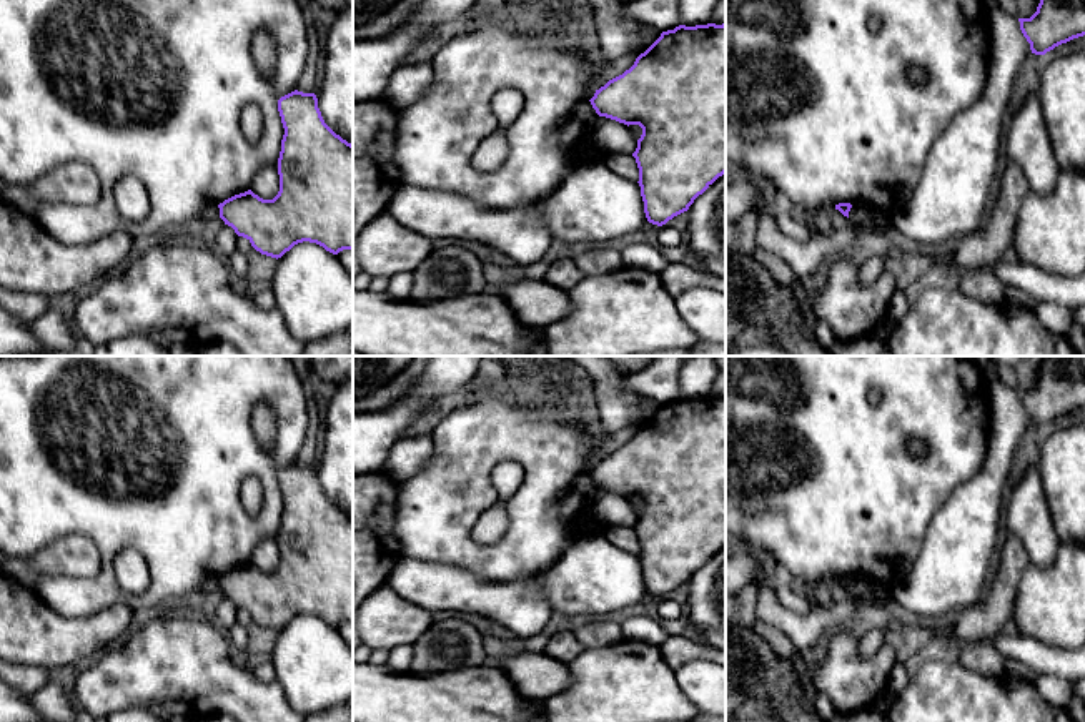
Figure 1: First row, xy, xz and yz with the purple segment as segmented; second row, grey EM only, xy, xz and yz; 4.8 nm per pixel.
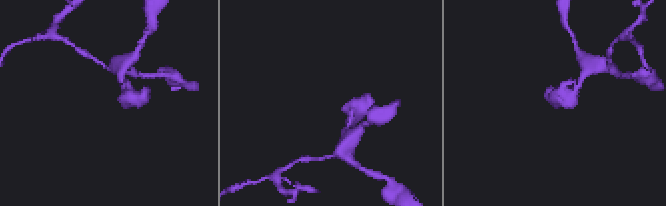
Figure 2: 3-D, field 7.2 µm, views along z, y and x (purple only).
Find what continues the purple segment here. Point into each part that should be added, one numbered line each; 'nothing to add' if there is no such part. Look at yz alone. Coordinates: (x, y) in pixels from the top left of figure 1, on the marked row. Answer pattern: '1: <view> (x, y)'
nothing to add

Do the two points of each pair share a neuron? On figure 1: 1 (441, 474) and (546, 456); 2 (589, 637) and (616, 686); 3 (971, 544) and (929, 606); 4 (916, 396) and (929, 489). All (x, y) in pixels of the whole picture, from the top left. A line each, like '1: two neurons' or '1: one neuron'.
1: one neuron
2: two neurons
3: one neuron
4: one neuron

